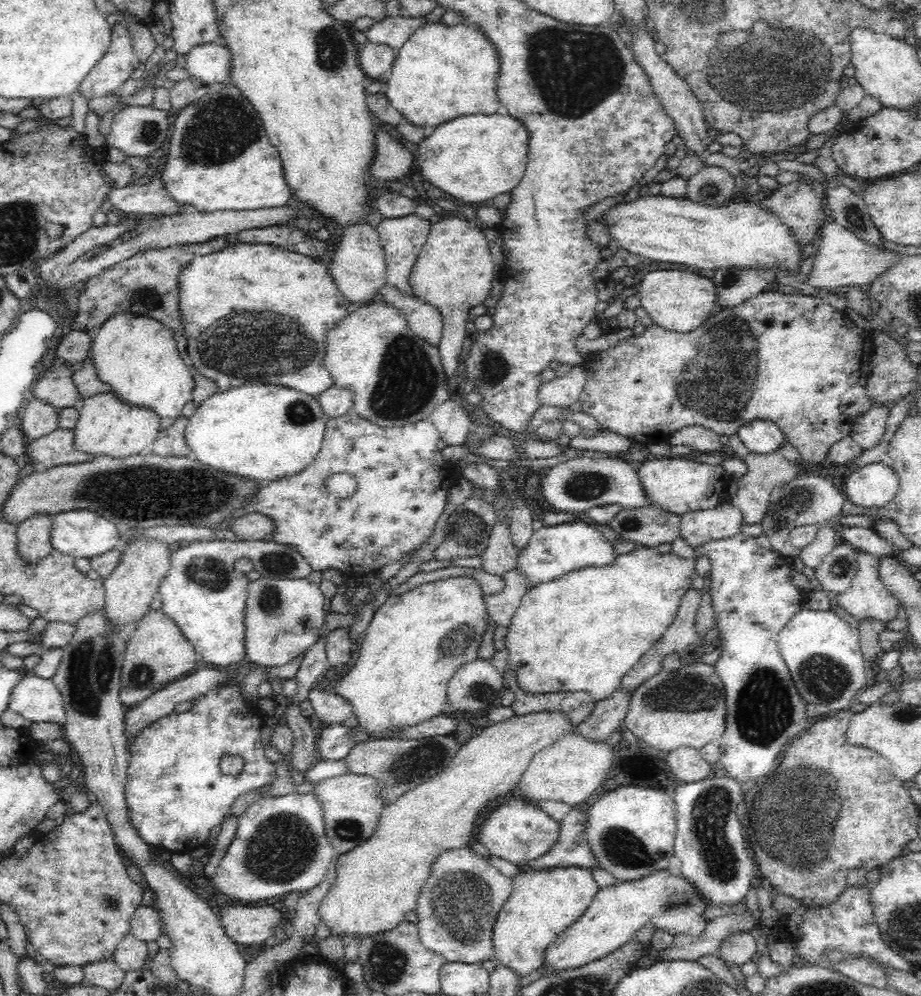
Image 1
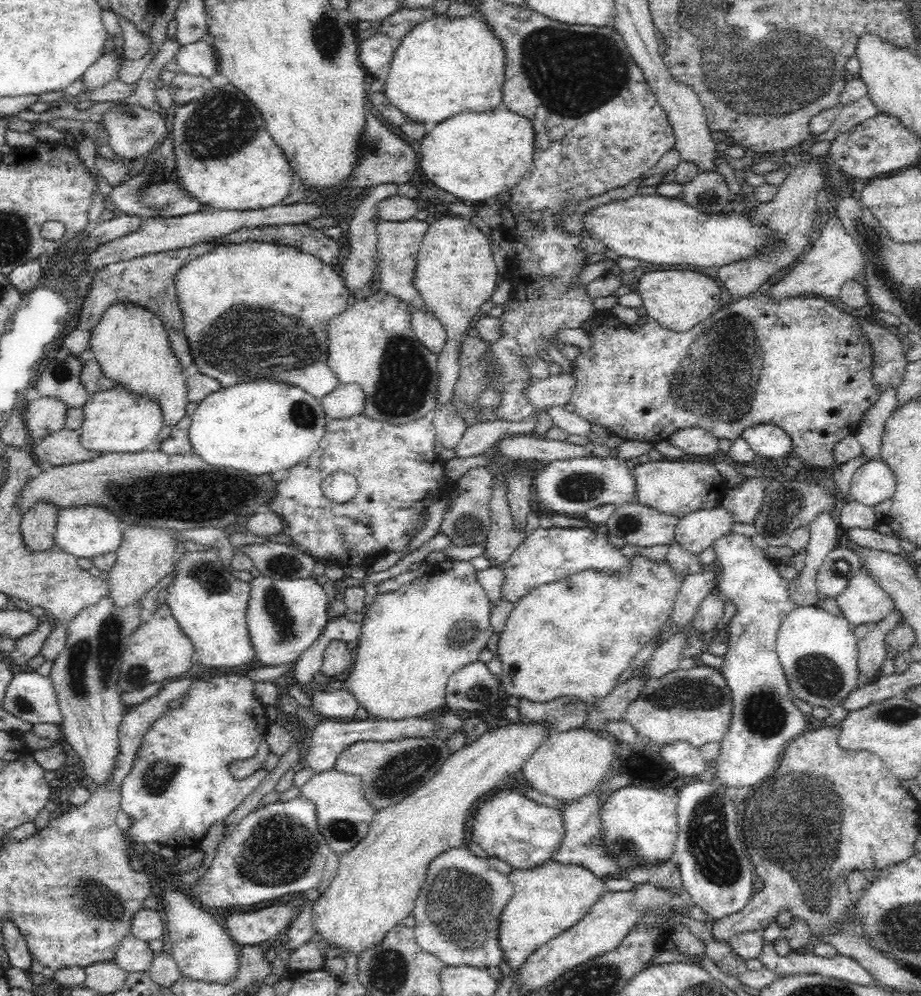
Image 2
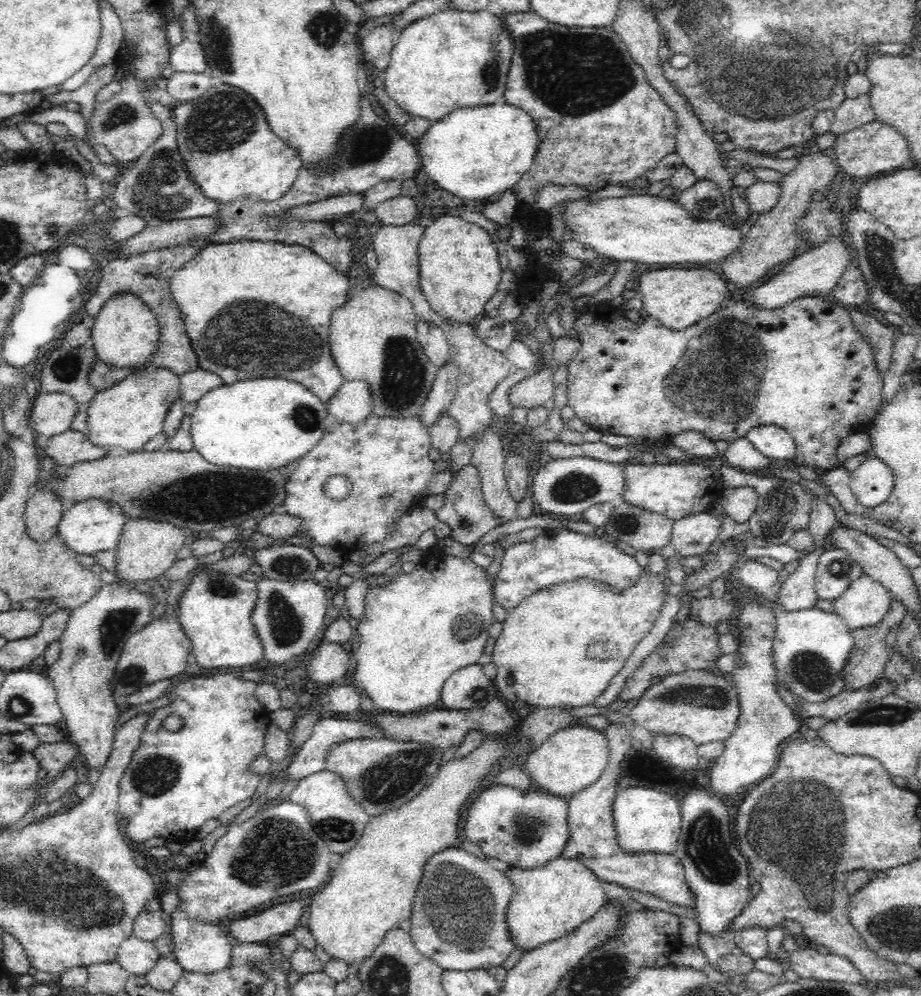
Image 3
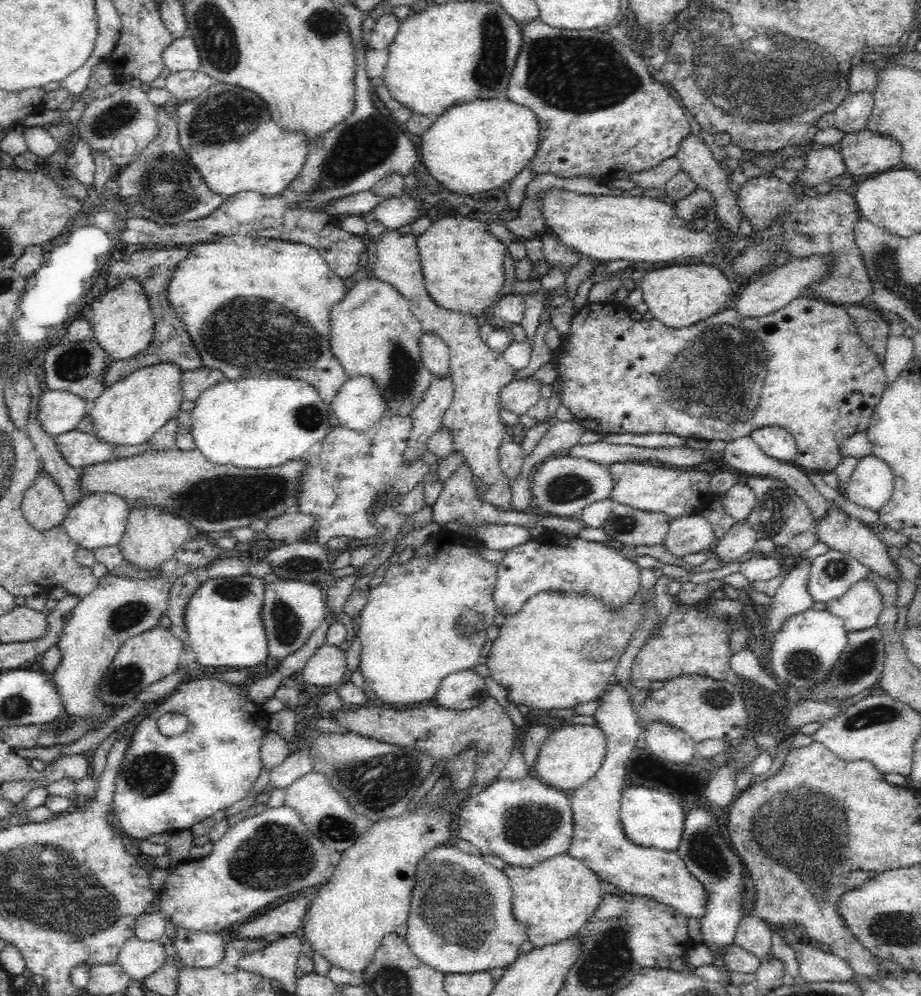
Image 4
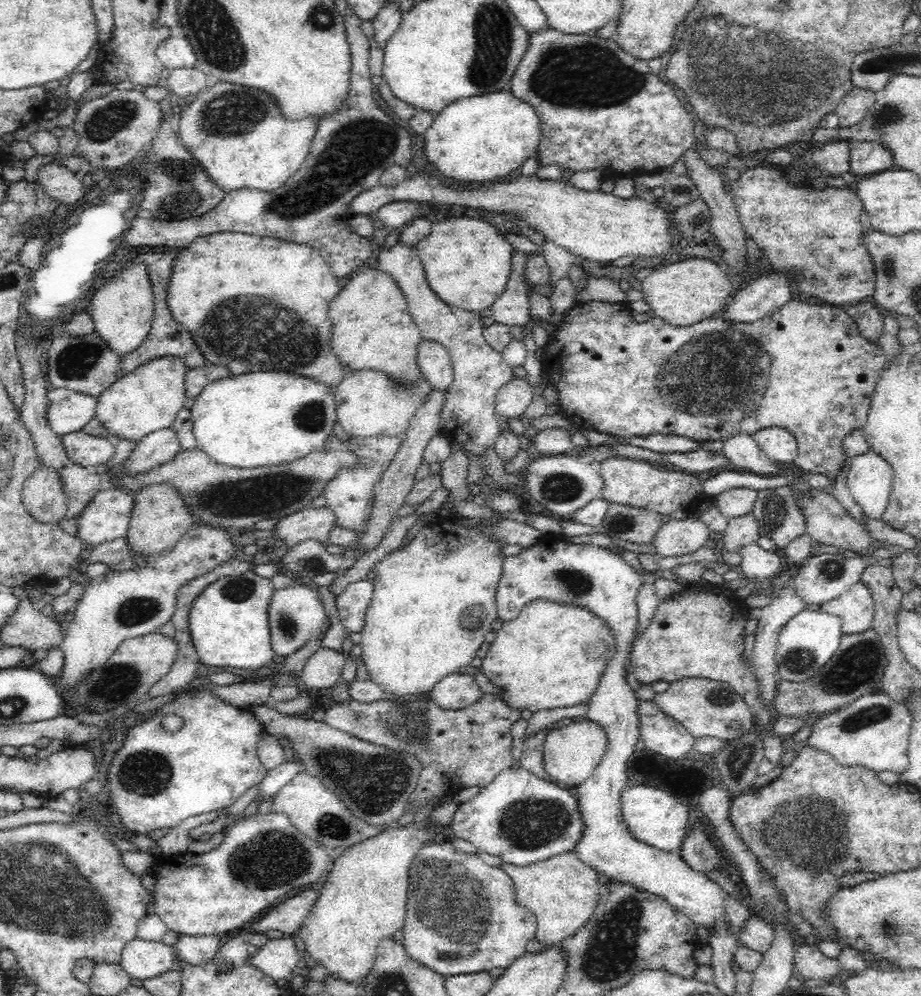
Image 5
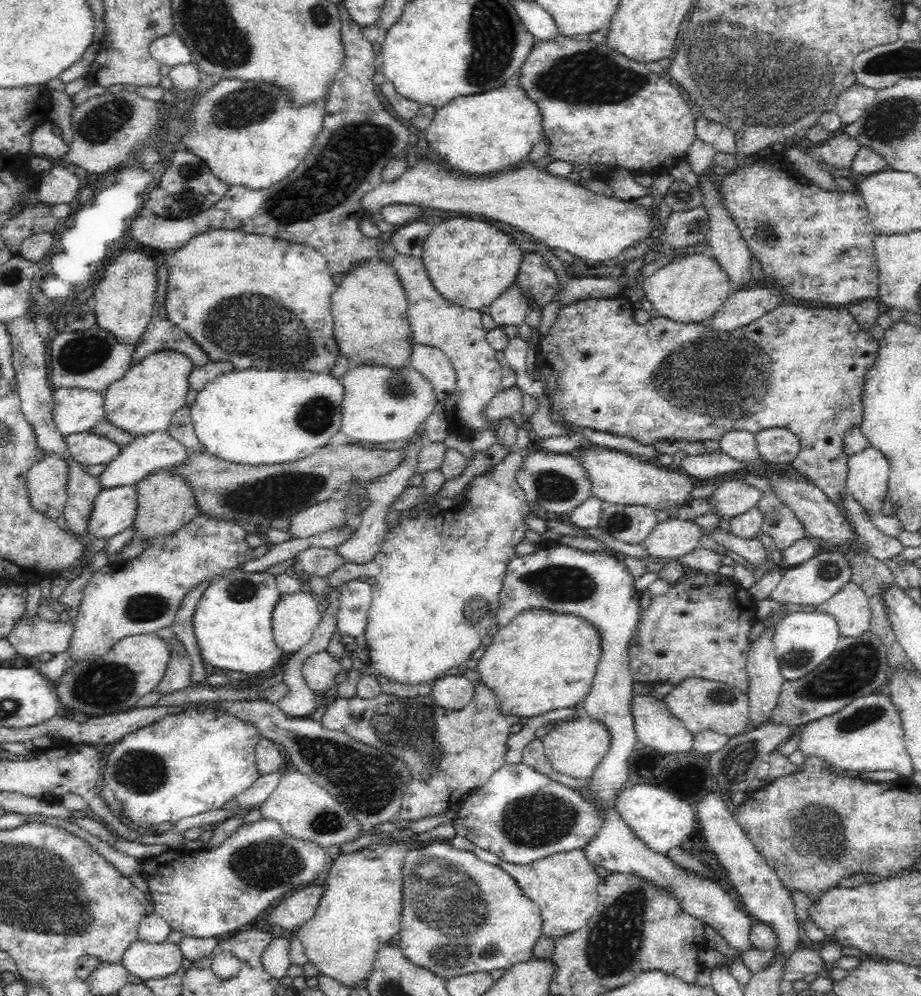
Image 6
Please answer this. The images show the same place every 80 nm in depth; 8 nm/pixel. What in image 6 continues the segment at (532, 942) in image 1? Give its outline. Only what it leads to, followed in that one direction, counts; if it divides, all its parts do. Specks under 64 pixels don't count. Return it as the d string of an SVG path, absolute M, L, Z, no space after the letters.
M582 849L563 851L524 866L502 861L499 868L516 880L523 895L537 903L546 938L556 940L580 930L597 908L600 880Z

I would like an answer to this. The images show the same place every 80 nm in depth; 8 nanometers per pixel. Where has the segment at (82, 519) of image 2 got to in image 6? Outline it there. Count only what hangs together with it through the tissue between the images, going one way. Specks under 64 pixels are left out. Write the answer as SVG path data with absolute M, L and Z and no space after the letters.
M122 485L102 489L90 510L87 532L91 540L110 539L131 528L136 516L137 489Z

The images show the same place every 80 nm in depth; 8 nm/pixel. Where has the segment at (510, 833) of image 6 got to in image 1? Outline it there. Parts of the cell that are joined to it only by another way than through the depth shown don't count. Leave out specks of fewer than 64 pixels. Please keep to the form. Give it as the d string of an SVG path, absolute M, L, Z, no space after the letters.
M510 798L496 810L492 810L490 816L484 820L484 824L480 826L478 842L486 846L492 856L510 860L510 863L520 868L545 854L556 842L558 830L559 824L548 818L540 808L536 808L536 805L524 804L522 800Z

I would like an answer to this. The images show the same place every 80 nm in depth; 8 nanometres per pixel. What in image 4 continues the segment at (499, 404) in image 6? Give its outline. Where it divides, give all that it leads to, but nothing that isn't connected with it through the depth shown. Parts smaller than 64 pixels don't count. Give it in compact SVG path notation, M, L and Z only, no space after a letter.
M536 378L511 381L499 393L499 402L514 414L524 414L536 401L548 397L548 389Z

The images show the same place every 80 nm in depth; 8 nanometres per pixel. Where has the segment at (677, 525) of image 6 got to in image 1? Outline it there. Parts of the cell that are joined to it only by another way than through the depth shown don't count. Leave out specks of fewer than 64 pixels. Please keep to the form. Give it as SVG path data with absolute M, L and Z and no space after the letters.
M727 499L714 508L686 512L680 518L679 536L692 548L740 534L746 526L741 511Z

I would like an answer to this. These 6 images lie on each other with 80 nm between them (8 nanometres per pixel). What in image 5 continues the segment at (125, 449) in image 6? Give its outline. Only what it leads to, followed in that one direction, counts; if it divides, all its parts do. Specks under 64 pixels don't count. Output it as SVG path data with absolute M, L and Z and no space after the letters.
M172 426L143 436L130 458L123 464L131 474L142 473L169 462L180 453L180 441Z

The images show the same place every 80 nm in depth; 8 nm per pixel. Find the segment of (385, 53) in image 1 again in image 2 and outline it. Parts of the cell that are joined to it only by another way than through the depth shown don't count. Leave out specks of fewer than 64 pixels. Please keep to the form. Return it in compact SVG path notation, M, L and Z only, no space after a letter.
M373 35L365 41L359 41L359 60L361 66L366 72L370 72L374 75L378 75L378 72L382 70L388 70L388 66L391 63L395 51L396 47L393 46L390 37L386 35Z

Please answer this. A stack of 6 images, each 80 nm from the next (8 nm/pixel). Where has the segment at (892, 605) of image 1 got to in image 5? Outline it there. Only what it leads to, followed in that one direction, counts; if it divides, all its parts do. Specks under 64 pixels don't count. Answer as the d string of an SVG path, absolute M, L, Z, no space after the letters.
M859 580L838 598L825 602L820 610L837 616L842 623L842 632L846 635L870 630L875 606L870 589Z

